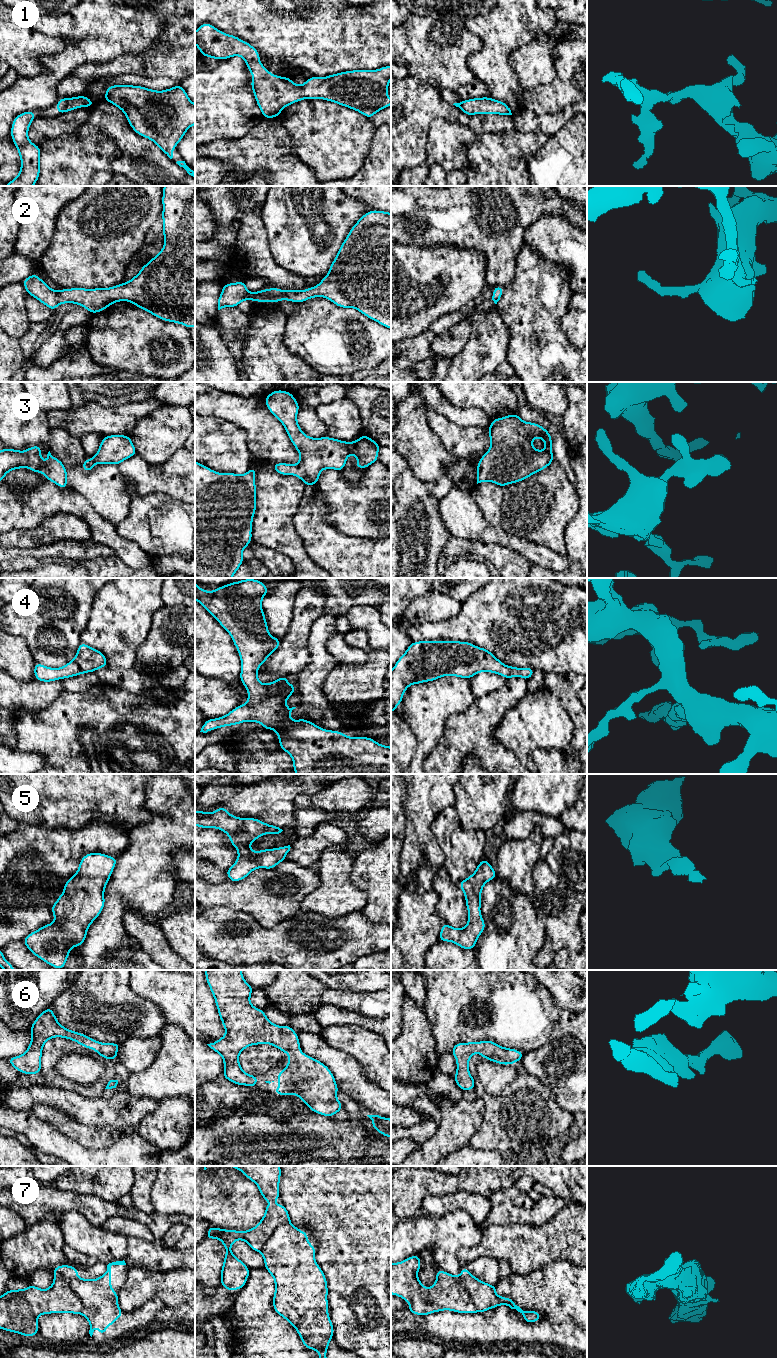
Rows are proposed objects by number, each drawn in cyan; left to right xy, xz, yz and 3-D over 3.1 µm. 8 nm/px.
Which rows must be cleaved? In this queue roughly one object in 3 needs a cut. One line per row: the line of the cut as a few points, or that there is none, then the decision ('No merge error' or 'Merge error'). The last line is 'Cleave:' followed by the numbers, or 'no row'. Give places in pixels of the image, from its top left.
1: No split. No merge error
2: No split. No merge error
3: No split. No merge error
4: No split. No merge error
5: No split. No merge error
6: No split. No merge error
7: Split along yz (460, 1277), (459, 1281), (478, 1311). Merge error
Cleave: 7

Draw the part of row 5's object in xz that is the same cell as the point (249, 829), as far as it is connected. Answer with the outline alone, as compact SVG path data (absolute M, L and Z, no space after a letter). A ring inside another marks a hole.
M219 807L211 813L195 810L195 825L200 828L217 828L227 833L230 843L238 851L237 860L225 871L233 882L245 879L252 870L275 868L279 862L286 860L291 848L288 845L253 851L249 846L254 840L265 834L279 834L283 830L256 818L232 816L224 807Z

